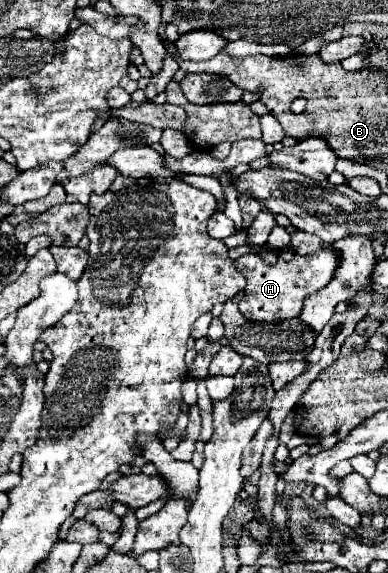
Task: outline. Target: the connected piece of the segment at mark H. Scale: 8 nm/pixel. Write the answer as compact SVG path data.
M322 245L312 255L294 255L290 261L278 259L274 265L268 265L258 253L234 259L234 267L246 277L244 297L238 303L240 313L246 319L258 323L282 323L298 317L302 313L302 301L322 291L332 281L338 263L340 263L340 253L326 245Z

